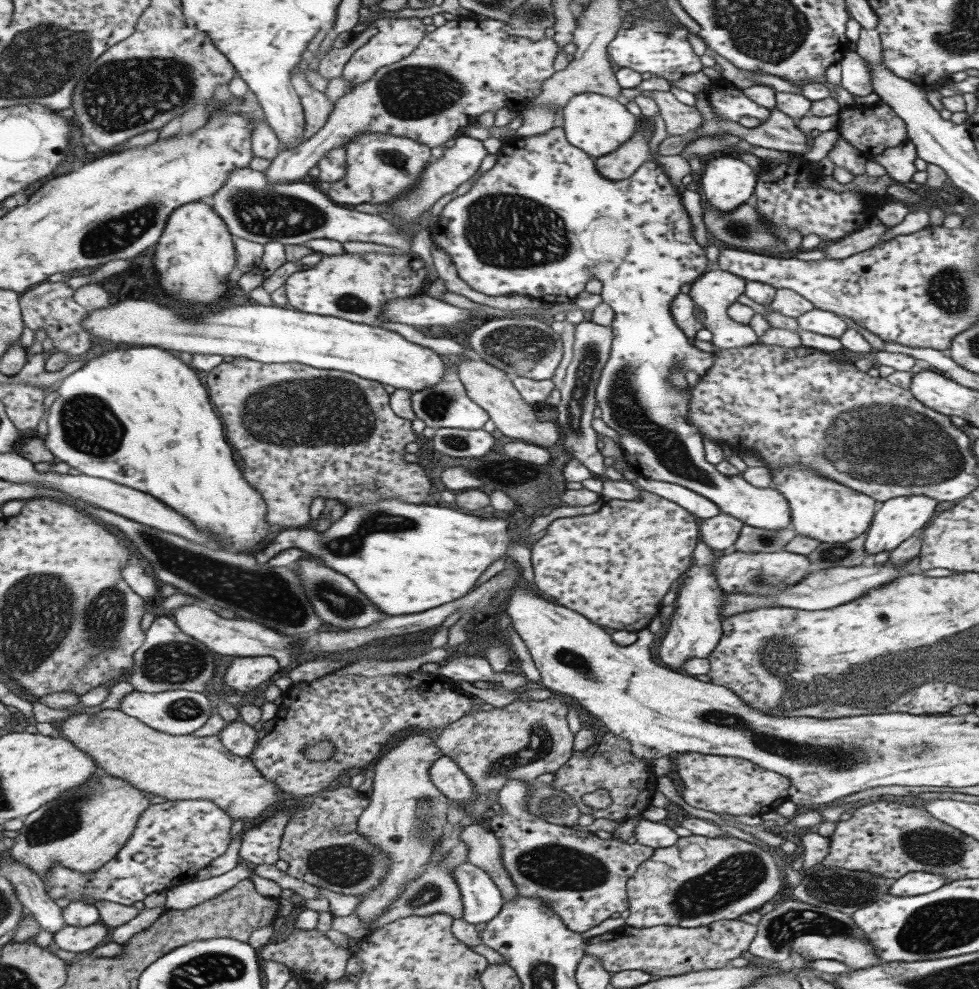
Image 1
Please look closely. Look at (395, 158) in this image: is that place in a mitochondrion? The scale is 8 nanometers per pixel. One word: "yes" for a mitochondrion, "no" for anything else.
yes

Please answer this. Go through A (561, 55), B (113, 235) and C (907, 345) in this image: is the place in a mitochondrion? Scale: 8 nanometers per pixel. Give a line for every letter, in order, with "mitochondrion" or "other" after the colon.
A: other
B: mitochondrion
C: other

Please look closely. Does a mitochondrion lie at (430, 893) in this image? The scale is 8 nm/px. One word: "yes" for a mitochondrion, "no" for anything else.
yes

